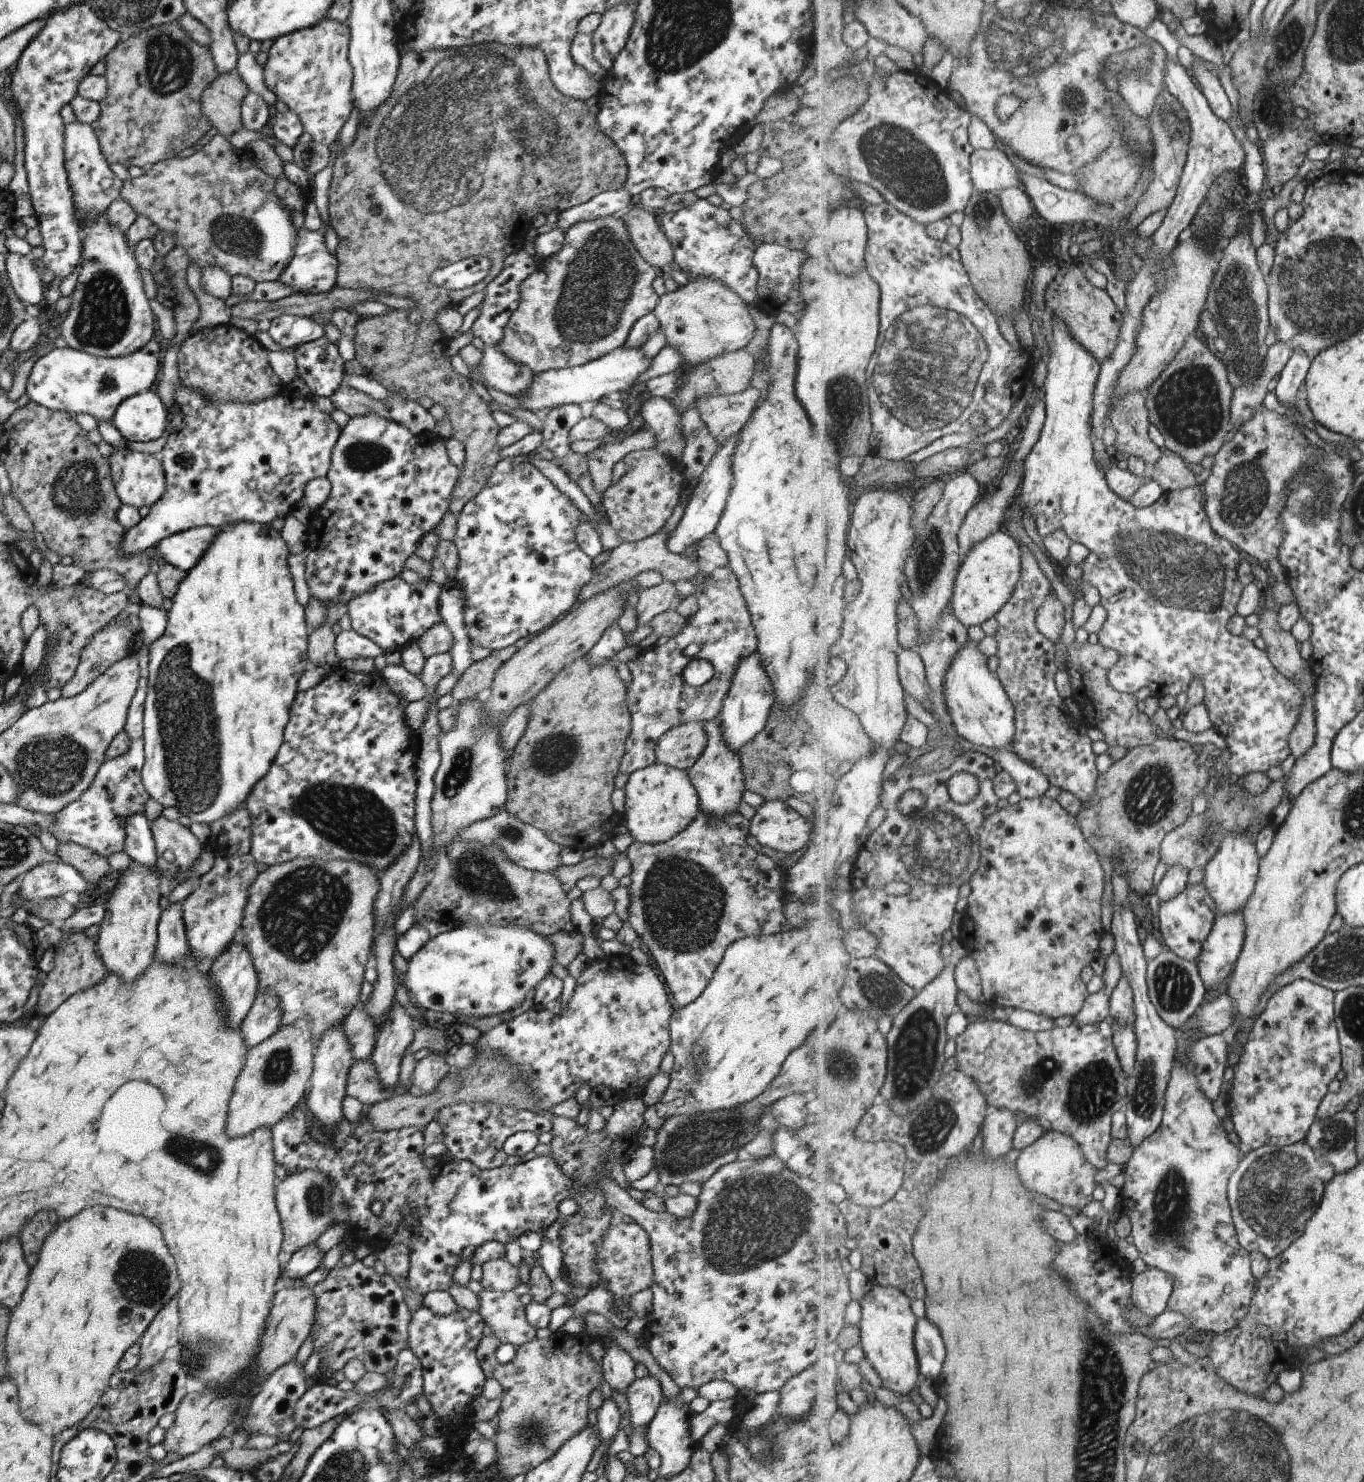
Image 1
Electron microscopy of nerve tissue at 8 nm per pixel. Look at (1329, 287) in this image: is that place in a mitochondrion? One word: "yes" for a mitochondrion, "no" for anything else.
yes

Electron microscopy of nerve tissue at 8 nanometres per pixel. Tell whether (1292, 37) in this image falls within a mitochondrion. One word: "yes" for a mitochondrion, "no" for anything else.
yes

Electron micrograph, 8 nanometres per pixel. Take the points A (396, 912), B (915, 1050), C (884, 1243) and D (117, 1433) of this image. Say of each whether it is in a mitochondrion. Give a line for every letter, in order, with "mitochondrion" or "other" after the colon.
A: other
B: mitochondrion
C: other
D: other

